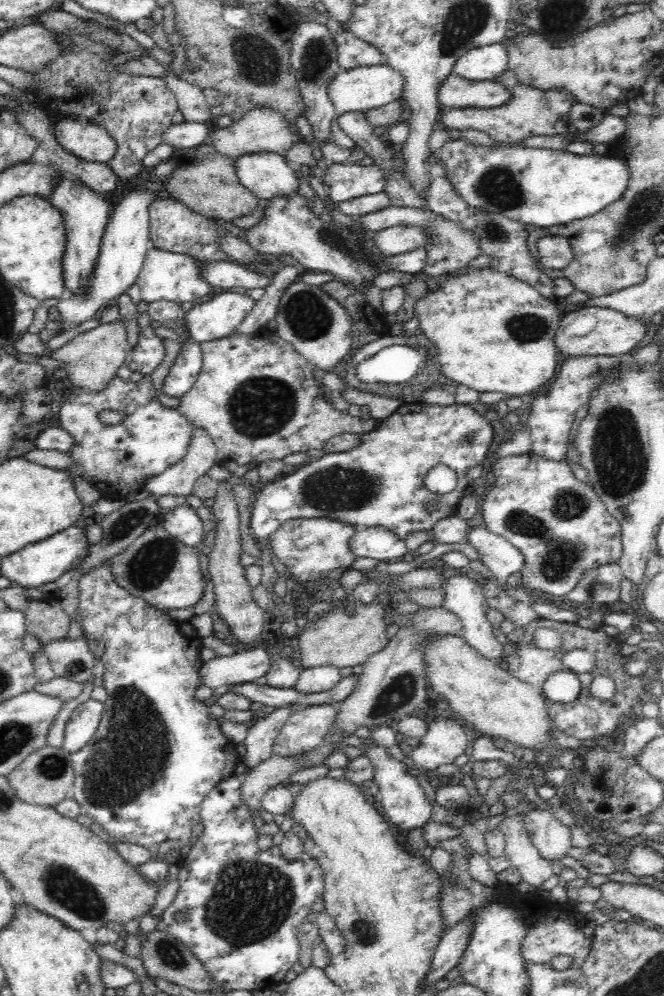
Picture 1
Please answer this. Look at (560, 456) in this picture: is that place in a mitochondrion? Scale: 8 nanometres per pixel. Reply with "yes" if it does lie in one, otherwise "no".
no

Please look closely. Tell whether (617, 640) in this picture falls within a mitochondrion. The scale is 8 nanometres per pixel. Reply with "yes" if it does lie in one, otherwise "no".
no

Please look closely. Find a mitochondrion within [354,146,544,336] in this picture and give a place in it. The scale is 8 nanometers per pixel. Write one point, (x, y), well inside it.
(498, 186)

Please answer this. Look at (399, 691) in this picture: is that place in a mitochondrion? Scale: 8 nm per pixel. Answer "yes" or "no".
yes

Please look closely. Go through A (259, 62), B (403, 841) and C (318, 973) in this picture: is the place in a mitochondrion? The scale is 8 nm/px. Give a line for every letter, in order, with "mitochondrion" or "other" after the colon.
A: mitochondrion
B: other
C: other

